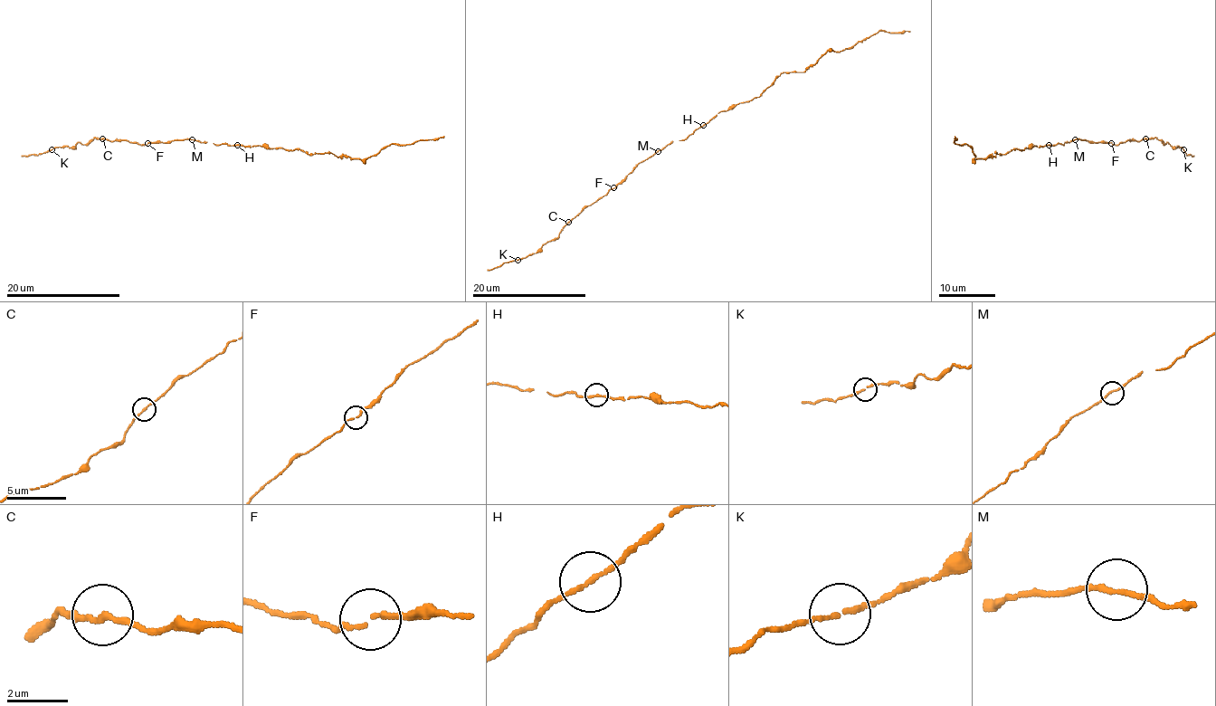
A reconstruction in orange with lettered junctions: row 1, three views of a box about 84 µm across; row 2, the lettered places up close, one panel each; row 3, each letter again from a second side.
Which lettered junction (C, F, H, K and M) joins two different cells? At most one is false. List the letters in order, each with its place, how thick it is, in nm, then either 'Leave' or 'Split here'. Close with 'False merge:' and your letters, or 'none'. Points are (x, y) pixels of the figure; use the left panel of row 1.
C: Place: (102, 138). Thickness 170 nm. Leave
F: Place: (147, 143). Thickness 150 nm. Leave
H: Place: (237, 145). Thickness 160 nm. Leave
K: Place: (52, 149). Thickness 160 nm. Leave
M: Place: (192, 139). Thickness 150 nm. Leave
False merge: none

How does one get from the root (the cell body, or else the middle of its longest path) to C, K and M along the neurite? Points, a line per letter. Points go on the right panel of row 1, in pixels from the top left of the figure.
C: (1057, 143), (1064, 145), (1074, 139), (1087, 139), (1117, 145), (1146, 138)
K: (1057, 143), (1087, 139), (1117, 145), (1157, 138), (1182, 149)
M: (1057, 143), (1064, 145), (1075, 139)

